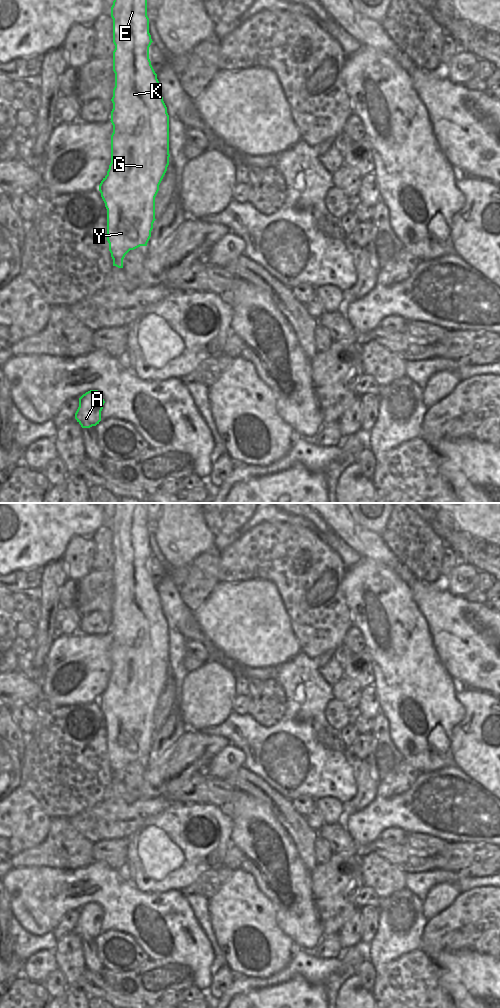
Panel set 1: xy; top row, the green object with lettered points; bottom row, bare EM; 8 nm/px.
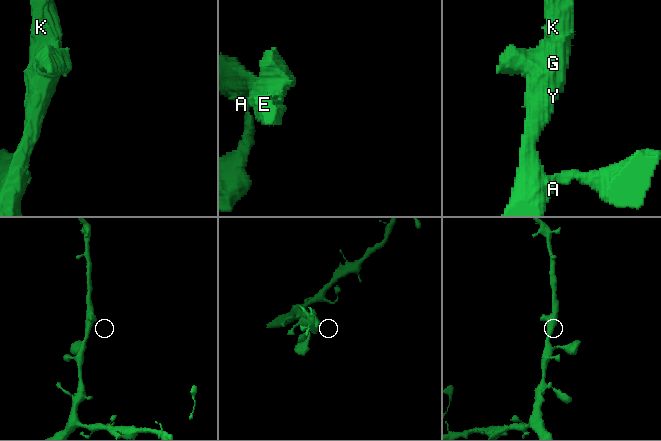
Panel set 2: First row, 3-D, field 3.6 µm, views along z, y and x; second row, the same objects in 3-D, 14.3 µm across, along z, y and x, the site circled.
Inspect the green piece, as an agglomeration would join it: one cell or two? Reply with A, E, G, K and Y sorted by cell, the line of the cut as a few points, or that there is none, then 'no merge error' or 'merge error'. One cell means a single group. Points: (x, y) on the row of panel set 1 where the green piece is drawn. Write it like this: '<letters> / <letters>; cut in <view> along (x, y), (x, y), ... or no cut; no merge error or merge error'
A E G K Y; no cut; no merge error

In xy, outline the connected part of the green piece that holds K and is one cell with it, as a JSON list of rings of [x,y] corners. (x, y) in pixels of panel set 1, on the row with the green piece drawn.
[[[114,0],[111,7],[113,19],[113,109],[111,123],[111,163],[107,175],[99,185],[101,197],[107,209],[107,241],[113,266],[123,268],[123,259],[130,251],[147,246],[155,219],[155,197],[169,165],[169,115],[161,95],[161,87],[151,61],[149,47],[153,42],[149,33],[147,0]]]

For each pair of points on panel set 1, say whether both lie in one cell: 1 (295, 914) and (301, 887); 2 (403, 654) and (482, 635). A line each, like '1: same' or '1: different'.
1: same
2: different

